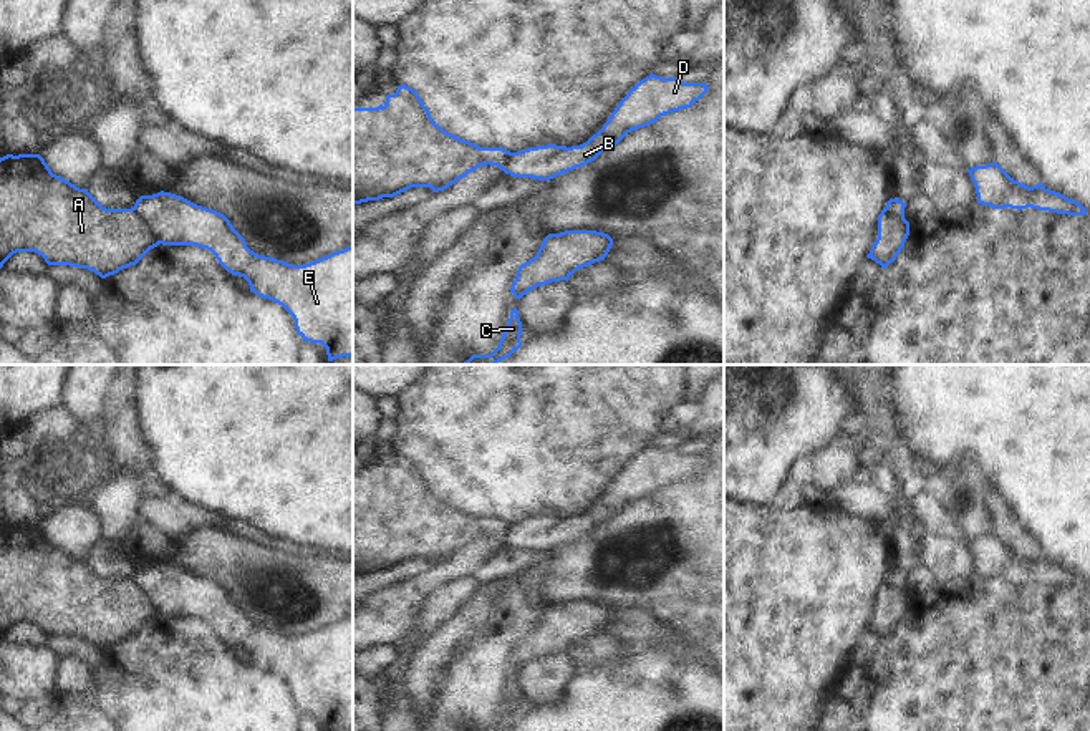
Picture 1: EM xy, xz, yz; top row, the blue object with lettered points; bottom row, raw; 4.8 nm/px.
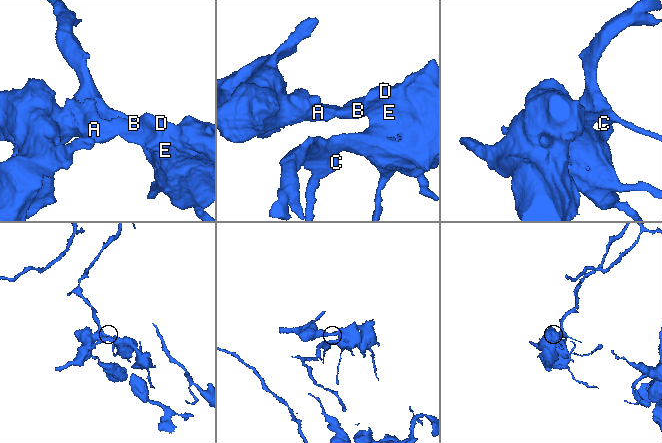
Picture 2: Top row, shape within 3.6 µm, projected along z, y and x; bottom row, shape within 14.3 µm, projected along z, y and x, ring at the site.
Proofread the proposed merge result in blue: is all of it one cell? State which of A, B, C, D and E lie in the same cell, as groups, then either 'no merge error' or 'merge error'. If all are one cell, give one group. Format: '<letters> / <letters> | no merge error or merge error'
A / B C D E | merge error

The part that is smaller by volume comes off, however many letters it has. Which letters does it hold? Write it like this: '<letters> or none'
A

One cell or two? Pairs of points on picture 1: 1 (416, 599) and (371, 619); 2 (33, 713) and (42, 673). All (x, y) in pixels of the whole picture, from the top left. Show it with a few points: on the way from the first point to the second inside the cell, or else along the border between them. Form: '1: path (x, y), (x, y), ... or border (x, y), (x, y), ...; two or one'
1: path (405, 604), (383, 619); one
2: border (57, 690), (25, 703); two

